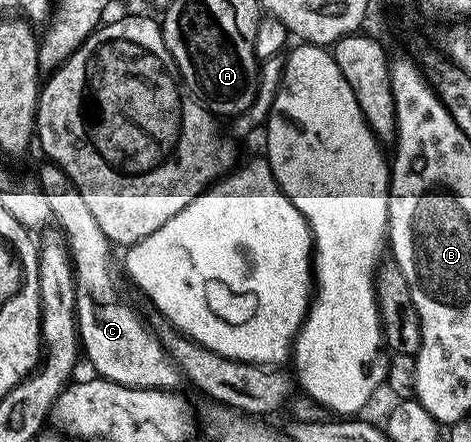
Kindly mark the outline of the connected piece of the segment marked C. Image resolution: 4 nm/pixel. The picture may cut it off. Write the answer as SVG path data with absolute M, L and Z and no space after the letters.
M42 162L37 171L36 186L41 188L47 205L51 205L52 222L64 235L68 254L72 260L73 278L76 279L76 321L80 346L100 378L115 381L135 388L155 388L157 390L176 390L183 381L181 371L164 350L161 340L147 324L137 316L137 311L121 296L121 283L117 280L117 267L113 264L113 251L109 238L99 229L95 216L83 201L83 193L67 177L67 173L57 163Z

